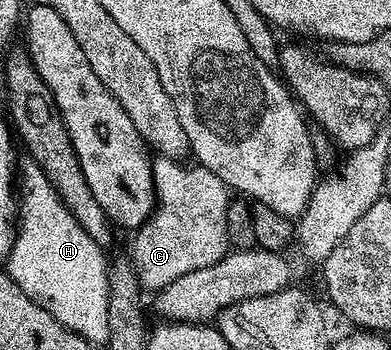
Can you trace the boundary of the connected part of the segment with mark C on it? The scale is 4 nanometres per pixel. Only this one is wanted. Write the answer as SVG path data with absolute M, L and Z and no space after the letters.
M163 158L152 166L157 205L154 214L133 232L132 262L138 282L147 292L157 293L184 273L208 269L228 254L227 205L232 197L226 183L207 167L184 167L181 162Z

